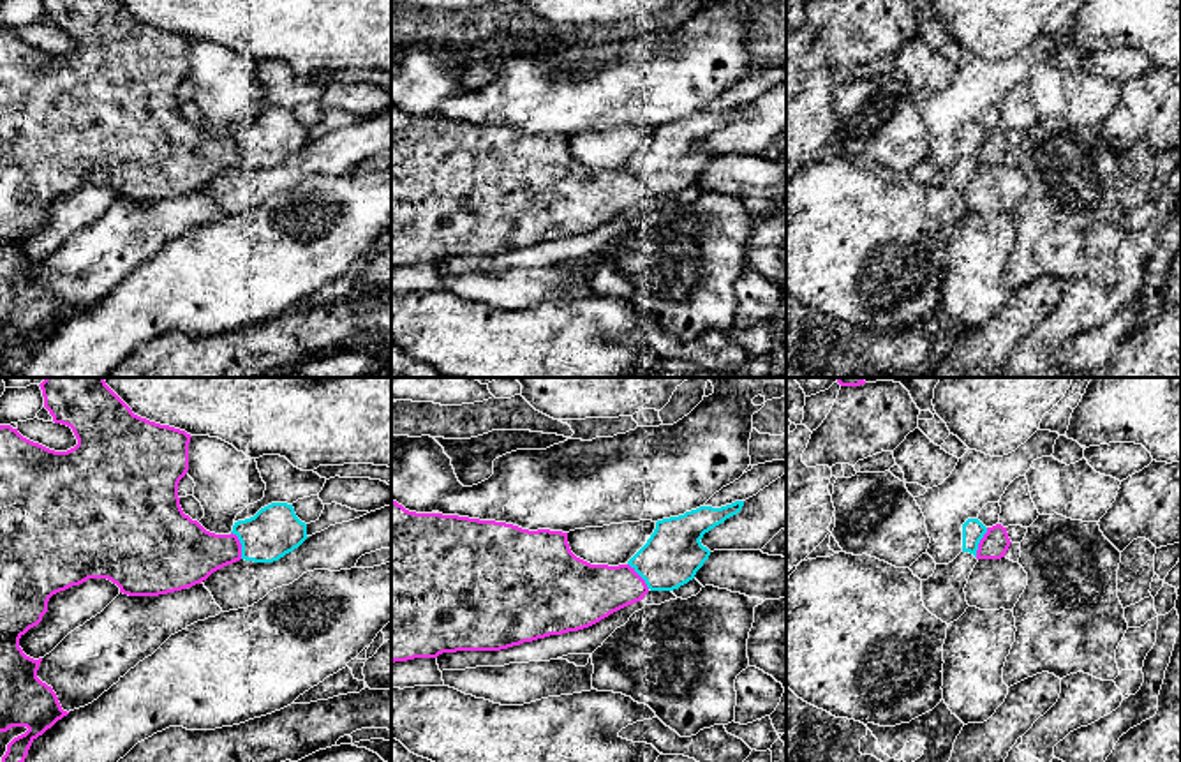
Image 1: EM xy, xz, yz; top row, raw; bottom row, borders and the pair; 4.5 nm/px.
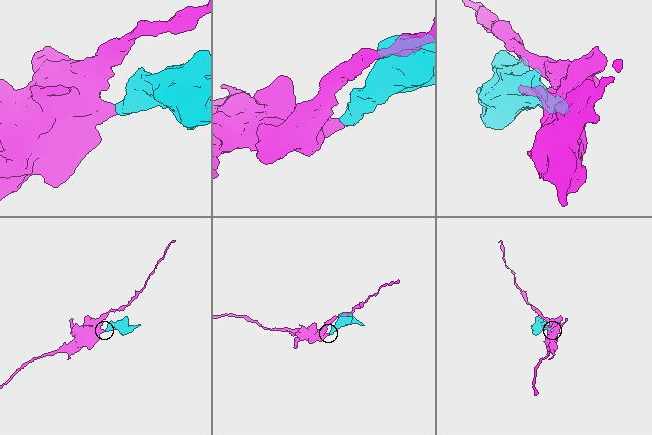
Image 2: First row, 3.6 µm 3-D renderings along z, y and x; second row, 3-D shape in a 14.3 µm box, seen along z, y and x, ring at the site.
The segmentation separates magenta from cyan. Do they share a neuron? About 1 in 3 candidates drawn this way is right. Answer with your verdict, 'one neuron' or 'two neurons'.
two neurons

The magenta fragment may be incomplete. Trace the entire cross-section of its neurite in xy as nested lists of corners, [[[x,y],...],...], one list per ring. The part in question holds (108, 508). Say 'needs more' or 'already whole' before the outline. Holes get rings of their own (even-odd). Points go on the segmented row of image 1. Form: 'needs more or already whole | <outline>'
already whole | [[[46,377],[39,386],[42,390],[44,407],[53,416],[53,422],[71,427],[78,444],[67,452],[55,452],[23,437],[18,429],[12,429],[11,425],[0,425],[0,732],[7,732],[12,727],[28,728],[7,744],[2,762],[25,762],[32,743],[69,714],[62,709],[53,688],[37,677],[42,658],[33,660],[19,647],[19,639],[42,621],[53,594],[79,586],[88,579],[108,579],[116,584],[123,594],[159,596],[201,584],[213,572],[241,559],[241,543],[236,534],[210,533],[197,520],[185,515],[180,506],[178,483],[189,471],[190,434],[134,415],[132,409],[106,385],[104,377]]]

